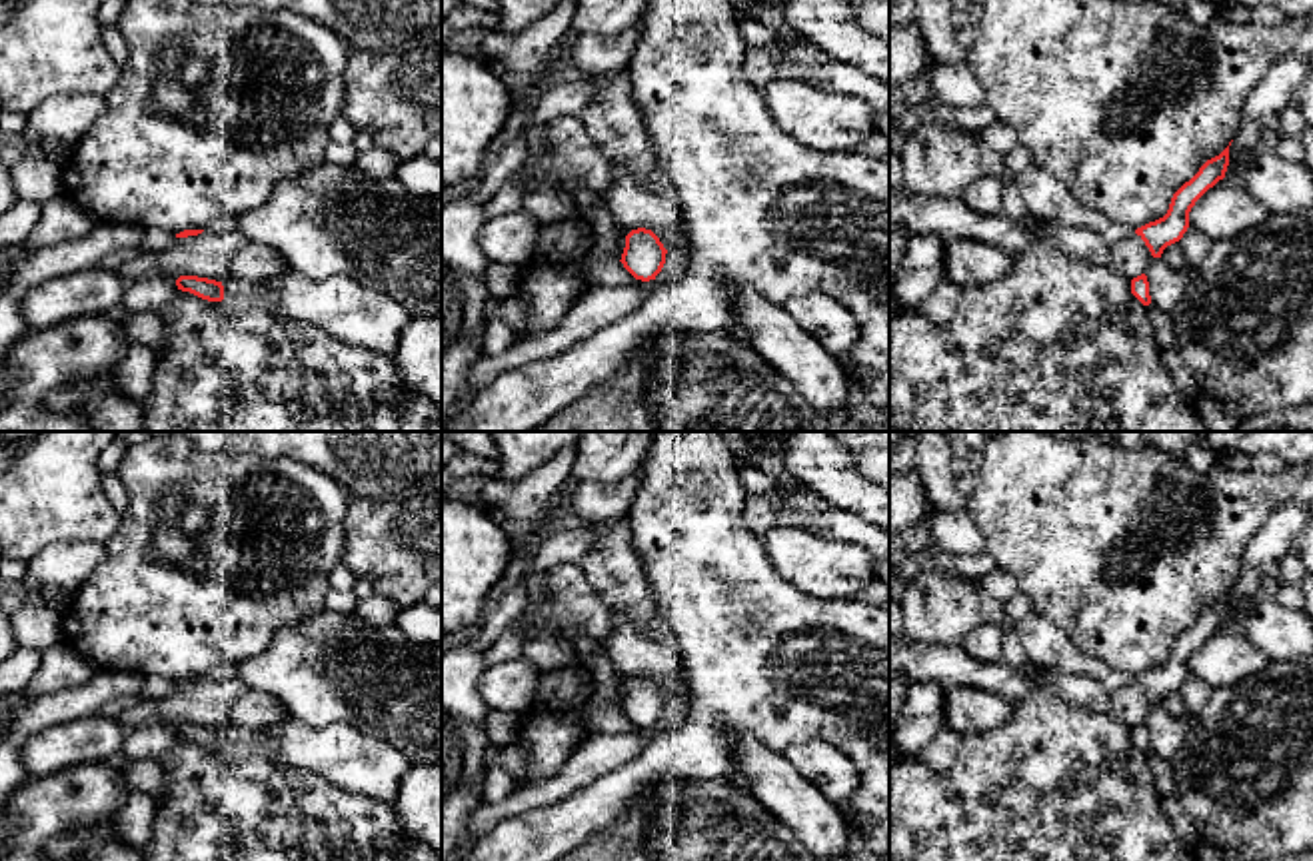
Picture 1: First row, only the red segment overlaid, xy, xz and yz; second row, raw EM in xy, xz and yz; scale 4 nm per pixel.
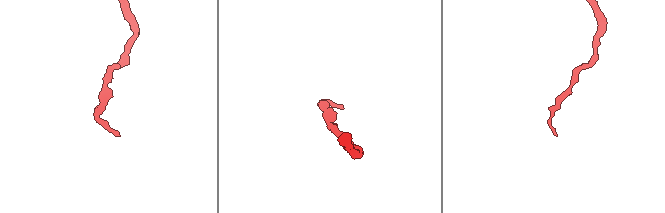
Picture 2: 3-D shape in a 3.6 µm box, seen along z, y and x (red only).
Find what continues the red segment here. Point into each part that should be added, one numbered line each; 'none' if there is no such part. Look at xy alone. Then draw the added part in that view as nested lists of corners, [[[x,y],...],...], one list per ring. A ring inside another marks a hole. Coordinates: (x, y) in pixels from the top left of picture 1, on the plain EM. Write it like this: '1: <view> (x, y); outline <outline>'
none

